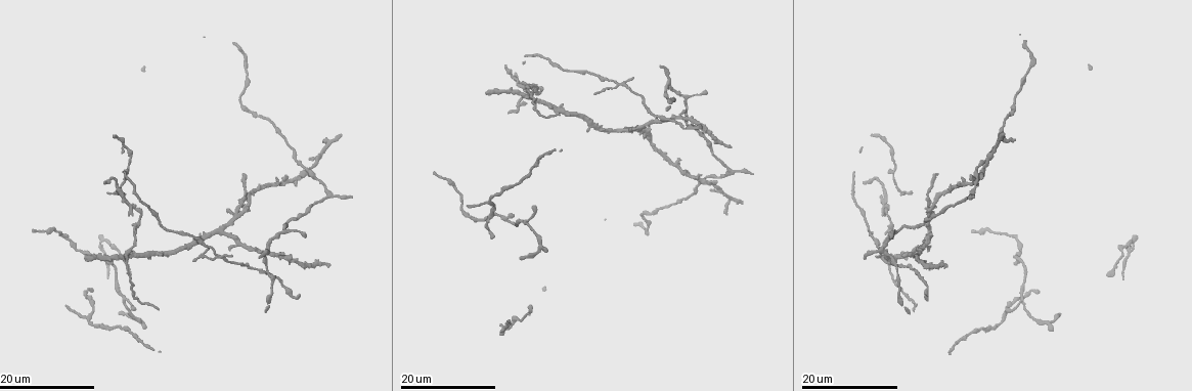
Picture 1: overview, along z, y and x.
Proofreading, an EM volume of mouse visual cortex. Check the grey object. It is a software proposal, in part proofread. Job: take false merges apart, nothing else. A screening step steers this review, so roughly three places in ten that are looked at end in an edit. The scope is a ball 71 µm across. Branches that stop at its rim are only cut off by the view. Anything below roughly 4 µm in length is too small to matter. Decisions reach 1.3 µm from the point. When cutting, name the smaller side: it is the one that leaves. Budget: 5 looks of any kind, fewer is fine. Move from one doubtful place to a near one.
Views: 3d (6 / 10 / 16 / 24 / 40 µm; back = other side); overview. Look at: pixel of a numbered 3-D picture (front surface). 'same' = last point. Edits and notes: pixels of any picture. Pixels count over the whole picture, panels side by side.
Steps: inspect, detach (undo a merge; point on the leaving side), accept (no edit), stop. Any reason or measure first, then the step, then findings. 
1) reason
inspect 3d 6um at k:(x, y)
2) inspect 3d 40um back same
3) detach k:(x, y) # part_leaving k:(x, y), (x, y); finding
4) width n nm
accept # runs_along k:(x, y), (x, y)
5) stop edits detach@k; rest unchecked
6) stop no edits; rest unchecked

small branch off a trunk
inspect 3d 24um at 1:(709, 181)

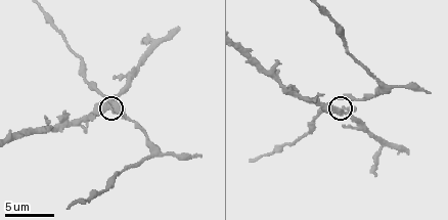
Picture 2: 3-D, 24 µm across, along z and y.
inspect 3d 6um at 2:(341, 109)

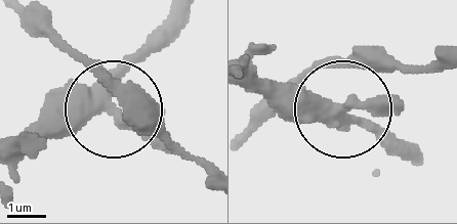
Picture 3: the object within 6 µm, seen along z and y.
width 380 nm
accept # one neuron here

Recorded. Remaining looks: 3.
inspect 3d 16um at 1:(651, 121)

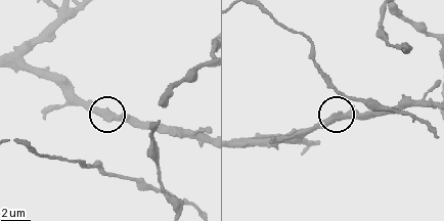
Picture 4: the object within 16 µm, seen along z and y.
inspect 3d 6um at 4:(109, 118)

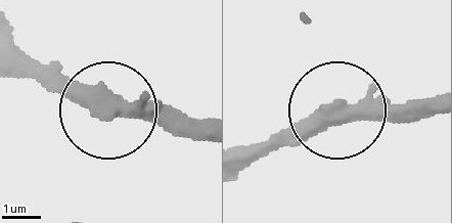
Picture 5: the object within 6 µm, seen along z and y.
inspect 3d 6um back at 5:(339, 104)

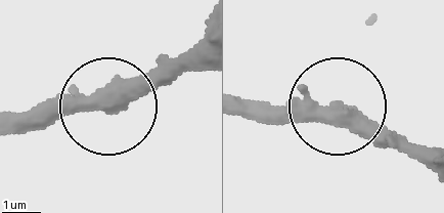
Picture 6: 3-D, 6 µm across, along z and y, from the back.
side_arm 21 um
accept # runs_along 6:(197, 42), (109, 98), (11, 111); one neuron here

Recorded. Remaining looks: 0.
stop no edits; rest unchecked

